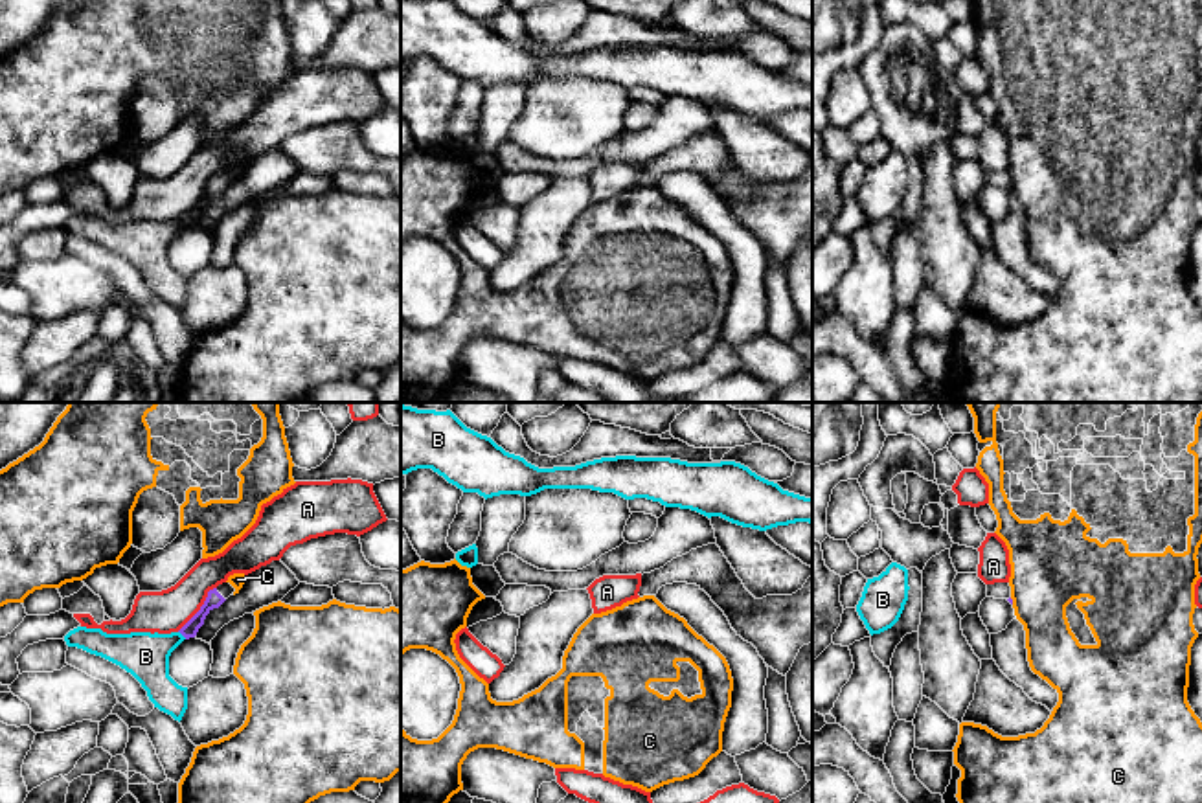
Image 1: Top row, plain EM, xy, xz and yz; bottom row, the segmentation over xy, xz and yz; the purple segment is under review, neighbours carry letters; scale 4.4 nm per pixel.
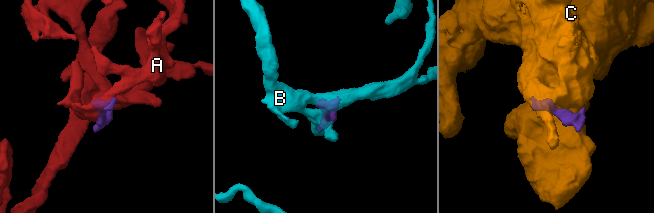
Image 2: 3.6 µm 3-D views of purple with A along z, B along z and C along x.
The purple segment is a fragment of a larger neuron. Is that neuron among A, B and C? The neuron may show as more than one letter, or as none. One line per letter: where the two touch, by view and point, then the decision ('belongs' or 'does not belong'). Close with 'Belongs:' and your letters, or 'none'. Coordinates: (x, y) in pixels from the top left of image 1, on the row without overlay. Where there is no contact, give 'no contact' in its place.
A: contact xy (201, 197); does not belong
B: contact xy (182, 223); does not belong
C: contact yz (1011, 190); does not belong
Belongs: none

